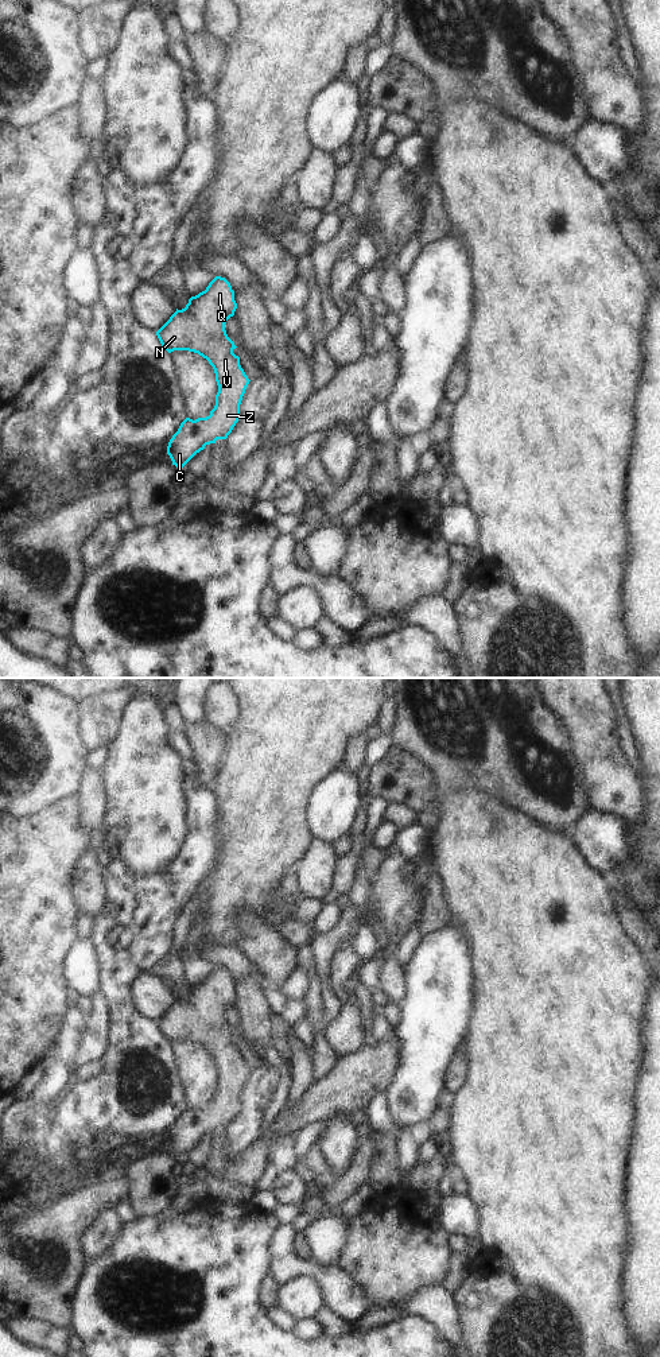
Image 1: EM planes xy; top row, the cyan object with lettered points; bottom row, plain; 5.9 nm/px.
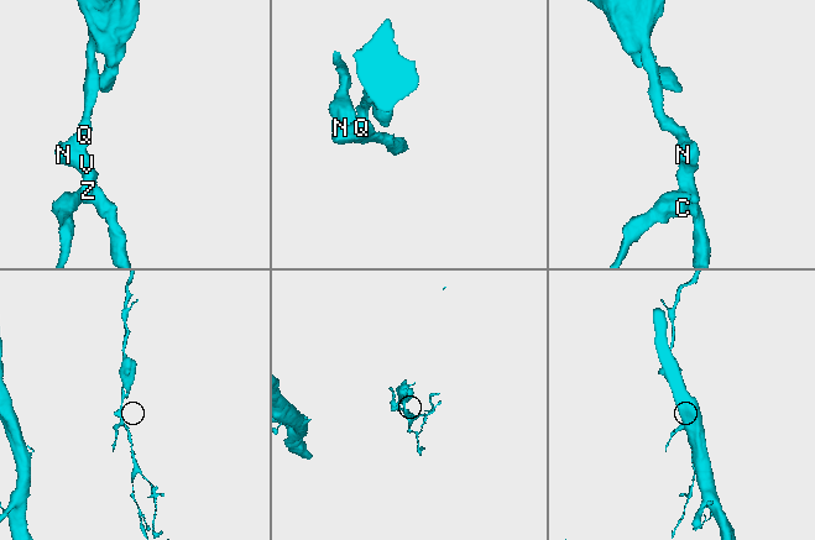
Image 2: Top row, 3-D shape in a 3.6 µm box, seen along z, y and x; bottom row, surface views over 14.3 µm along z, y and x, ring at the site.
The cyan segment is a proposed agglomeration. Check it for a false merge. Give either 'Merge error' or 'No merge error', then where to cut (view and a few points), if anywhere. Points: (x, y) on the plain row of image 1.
No merge error. No split.

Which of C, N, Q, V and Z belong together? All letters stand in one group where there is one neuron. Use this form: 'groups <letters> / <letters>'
groups C N Q V Z

